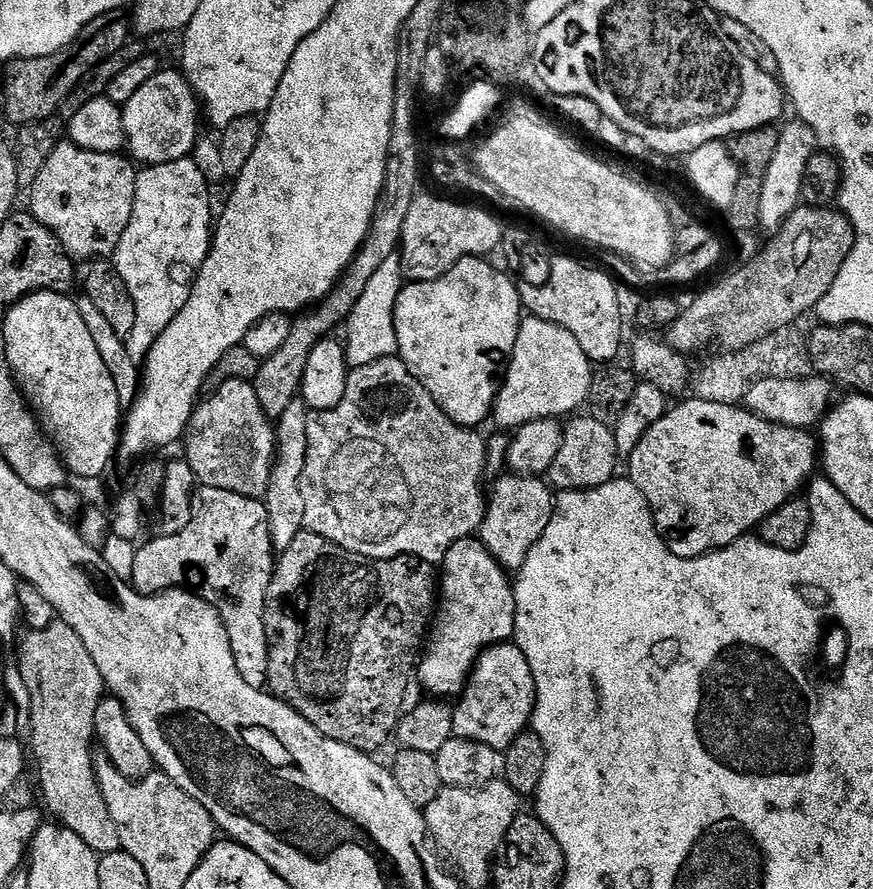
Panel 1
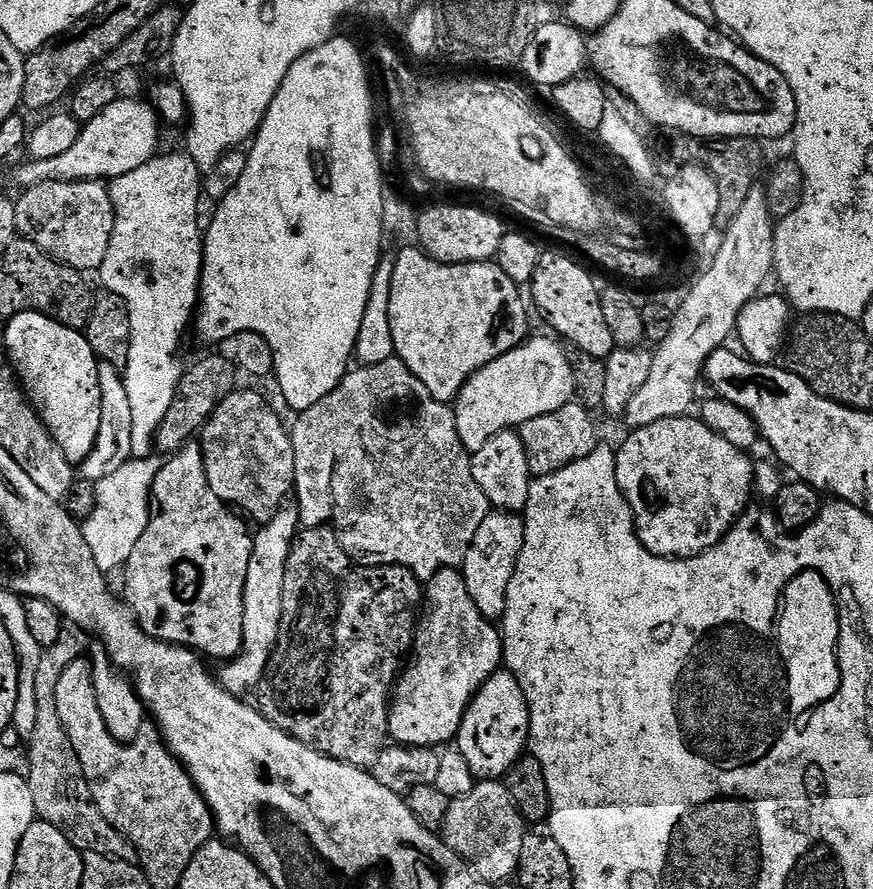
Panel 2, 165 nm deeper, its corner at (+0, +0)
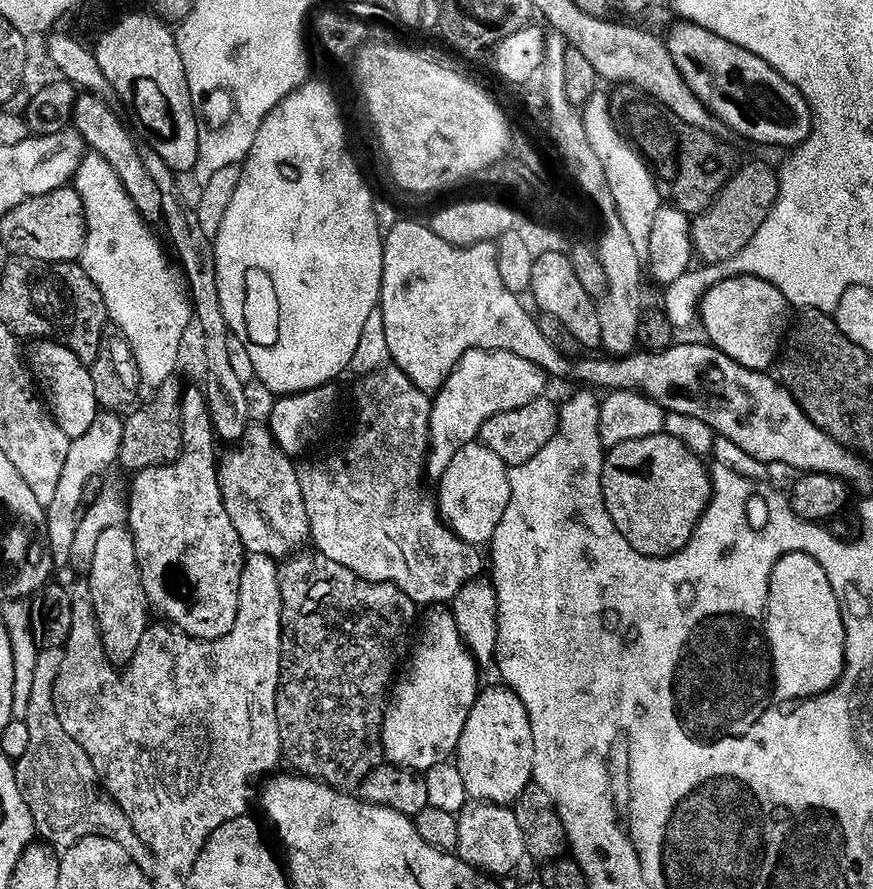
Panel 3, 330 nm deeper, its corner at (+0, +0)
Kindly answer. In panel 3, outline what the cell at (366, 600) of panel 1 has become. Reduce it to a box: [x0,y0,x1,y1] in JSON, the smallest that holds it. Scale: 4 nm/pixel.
[276,551,418,790]

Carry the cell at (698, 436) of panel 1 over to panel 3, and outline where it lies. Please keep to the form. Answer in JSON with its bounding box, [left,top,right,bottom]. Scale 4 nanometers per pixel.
[600,434,712,556]

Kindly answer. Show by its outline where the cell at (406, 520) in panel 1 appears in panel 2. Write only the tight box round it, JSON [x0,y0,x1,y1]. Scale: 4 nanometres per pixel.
[290,358,490,582]

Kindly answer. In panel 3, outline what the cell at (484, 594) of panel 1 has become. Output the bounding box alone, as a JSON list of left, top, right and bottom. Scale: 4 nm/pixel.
[382,606,482,774]

